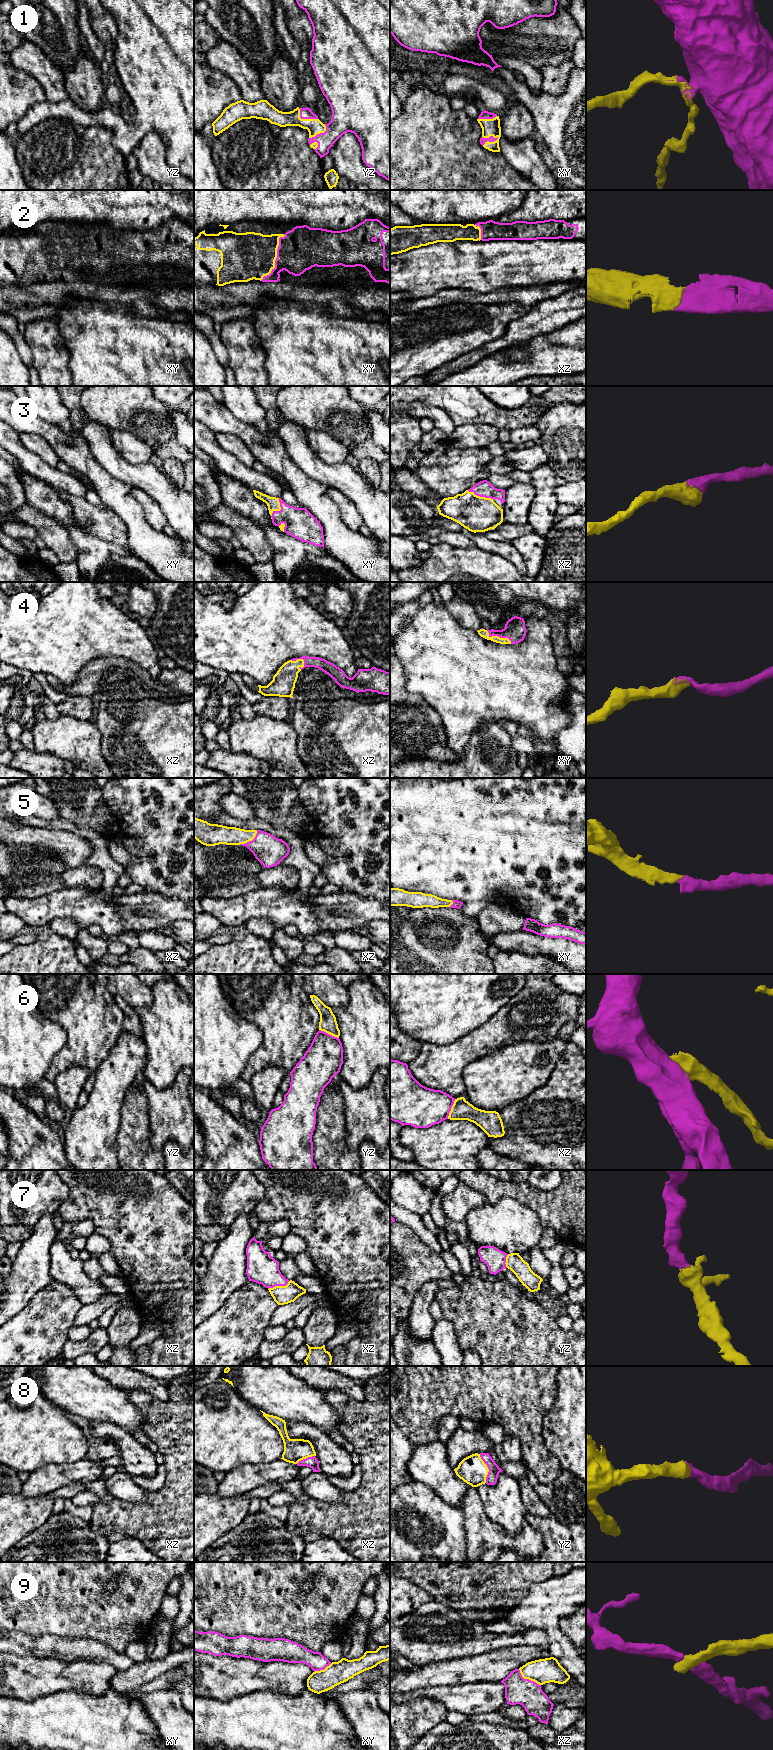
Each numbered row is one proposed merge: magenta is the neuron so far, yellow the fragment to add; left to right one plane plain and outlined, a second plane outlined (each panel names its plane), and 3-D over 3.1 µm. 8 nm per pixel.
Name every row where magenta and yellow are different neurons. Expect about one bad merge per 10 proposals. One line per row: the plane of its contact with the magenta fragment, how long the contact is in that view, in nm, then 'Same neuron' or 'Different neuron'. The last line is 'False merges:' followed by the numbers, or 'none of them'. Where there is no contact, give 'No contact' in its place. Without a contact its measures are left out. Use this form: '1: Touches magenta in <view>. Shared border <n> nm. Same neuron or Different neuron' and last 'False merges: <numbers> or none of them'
1: Touches magenta in xy. Shared border 150 nm. Same neuron
2: Touches magenta in xy. Shared border 420 nm. Same neuron
3: Touches magenta in xz. Shared border 220 nm. Same neuron
4: Touches magenta in xy. Shared border 240 nm. Same neuron
5: Touches magenta in xz. Shared border 190 nm. Same neuron
6: Touches magenta in yz. Shared border 180 nm. Different neuron
7: Touches magenta in xz. Shared border 190 nm. Same neuron
8: Touches magenta in yz. Shared border 240 nm. Same neuron
9: Touches magenta in xz. Shared border 220 nm. Different neuron
False merges: 6, 9

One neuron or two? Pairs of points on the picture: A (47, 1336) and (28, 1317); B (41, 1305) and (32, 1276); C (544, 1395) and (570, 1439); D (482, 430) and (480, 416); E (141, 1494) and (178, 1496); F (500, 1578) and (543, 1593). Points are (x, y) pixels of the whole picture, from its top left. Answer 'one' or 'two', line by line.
A: one
B: two
C: two
D: two
E: two
F: two

